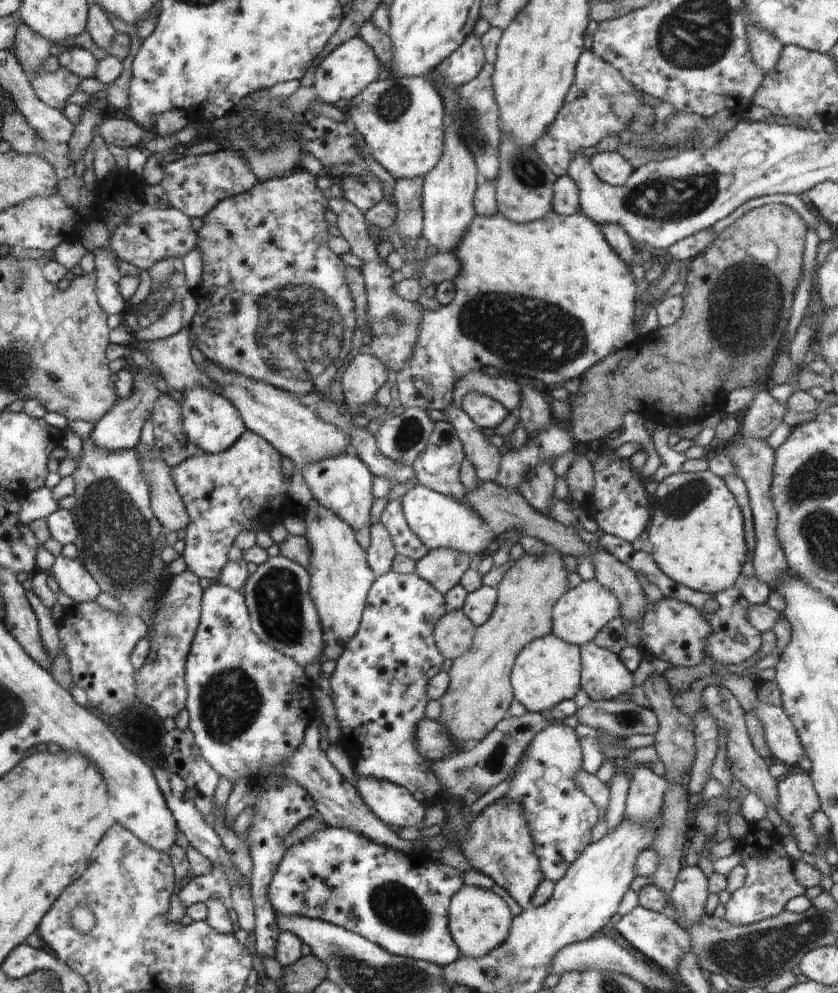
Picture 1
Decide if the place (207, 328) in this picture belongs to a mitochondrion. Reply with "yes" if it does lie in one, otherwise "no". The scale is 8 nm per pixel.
no

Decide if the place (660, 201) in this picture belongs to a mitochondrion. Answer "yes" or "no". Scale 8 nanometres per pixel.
yes

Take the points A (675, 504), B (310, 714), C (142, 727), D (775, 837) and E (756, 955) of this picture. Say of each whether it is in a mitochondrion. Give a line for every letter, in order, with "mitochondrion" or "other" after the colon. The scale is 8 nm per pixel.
A: mitochondrion
B: other
C: other
D: other
E: mitochondrion

